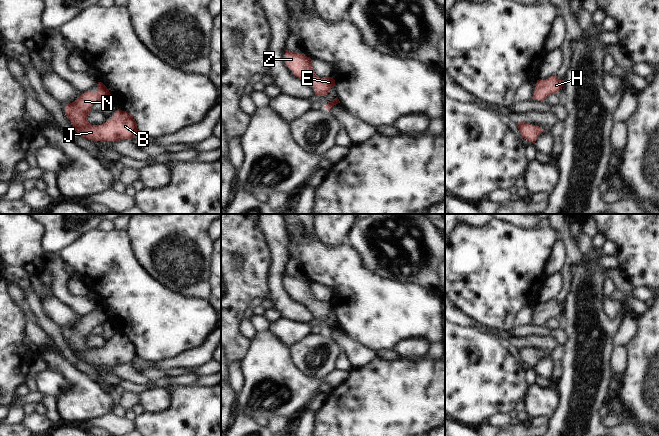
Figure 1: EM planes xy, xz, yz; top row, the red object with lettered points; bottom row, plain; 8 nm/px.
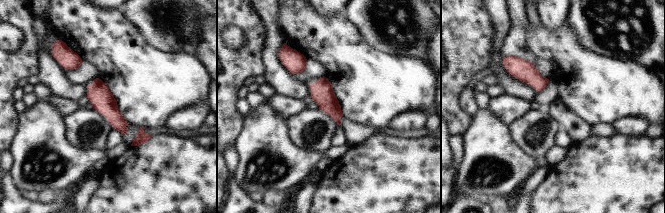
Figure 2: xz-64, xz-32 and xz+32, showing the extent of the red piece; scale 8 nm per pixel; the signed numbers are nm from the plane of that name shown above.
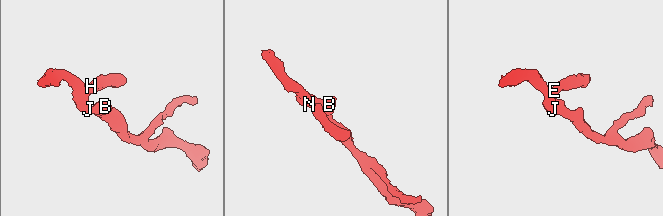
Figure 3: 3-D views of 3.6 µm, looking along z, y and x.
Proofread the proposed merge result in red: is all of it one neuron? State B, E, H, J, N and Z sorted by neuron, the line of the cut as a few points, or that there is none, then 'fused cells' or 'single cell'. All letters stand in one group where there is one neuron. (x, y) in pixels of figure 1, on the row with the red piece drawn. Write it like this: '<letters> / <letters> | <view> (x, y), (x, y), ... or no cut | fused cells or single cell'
B E H J N Z | no cut | single cell

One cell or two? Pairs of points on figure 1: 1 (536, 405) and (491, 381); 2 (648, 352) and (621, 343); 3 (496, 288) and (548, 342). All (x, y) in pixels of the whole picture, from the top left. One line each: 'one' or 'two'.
1: two
2: two
3: two

